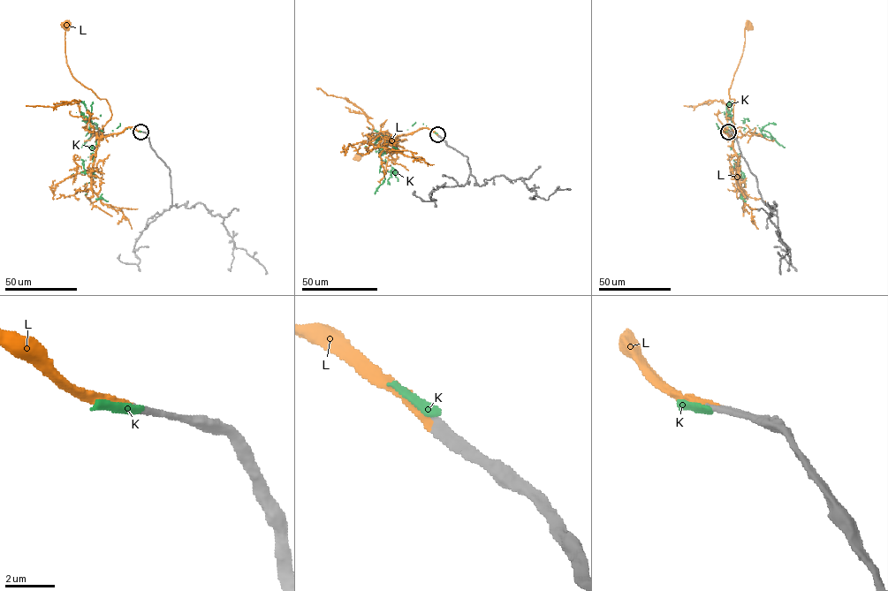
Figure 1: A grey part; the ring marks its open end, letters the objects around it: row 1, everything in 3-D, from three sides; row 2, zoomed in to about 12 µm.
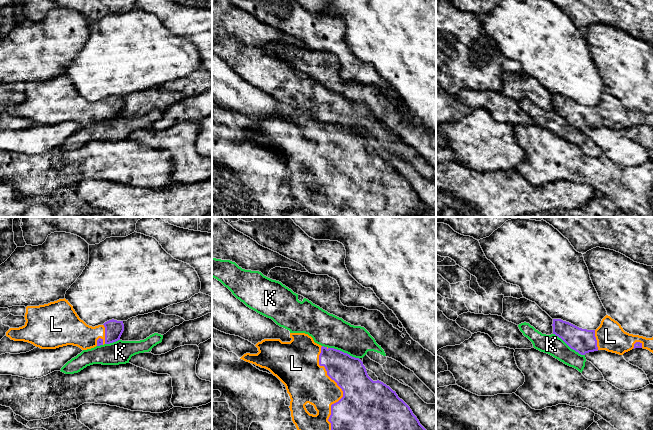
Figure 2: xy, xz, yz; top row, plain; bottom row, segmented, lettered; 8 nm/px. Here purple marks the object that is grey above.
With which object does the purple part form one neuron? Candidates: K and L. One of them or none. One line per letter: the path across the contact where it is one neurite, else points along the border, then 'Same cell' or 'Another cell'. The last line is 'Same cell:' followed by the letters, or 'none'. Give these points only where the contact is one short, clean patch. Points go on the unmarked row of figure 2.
K: Boundary: xz (328, 123), (339, 125), (359, 135). Another cell
L: Same cell
Same cell: L

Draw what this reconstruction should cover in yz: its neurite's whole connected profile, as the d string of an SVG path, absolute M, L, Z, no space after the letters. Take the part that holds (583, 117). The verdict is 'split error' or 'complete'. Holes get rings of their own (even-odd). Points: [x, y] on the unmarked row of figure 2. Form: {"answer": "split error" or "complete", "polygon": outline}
{"answer": "split error", "polygon": "M608 91L596 106L582 105L561 95L553 95L552 102L553 110L581 131L598 126L623 131L635 124L647 125L653 129L653 113L629 110Z"}

